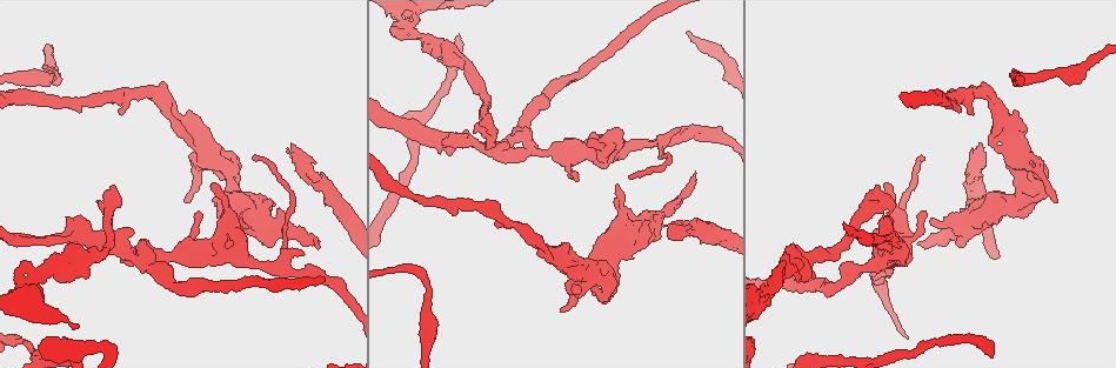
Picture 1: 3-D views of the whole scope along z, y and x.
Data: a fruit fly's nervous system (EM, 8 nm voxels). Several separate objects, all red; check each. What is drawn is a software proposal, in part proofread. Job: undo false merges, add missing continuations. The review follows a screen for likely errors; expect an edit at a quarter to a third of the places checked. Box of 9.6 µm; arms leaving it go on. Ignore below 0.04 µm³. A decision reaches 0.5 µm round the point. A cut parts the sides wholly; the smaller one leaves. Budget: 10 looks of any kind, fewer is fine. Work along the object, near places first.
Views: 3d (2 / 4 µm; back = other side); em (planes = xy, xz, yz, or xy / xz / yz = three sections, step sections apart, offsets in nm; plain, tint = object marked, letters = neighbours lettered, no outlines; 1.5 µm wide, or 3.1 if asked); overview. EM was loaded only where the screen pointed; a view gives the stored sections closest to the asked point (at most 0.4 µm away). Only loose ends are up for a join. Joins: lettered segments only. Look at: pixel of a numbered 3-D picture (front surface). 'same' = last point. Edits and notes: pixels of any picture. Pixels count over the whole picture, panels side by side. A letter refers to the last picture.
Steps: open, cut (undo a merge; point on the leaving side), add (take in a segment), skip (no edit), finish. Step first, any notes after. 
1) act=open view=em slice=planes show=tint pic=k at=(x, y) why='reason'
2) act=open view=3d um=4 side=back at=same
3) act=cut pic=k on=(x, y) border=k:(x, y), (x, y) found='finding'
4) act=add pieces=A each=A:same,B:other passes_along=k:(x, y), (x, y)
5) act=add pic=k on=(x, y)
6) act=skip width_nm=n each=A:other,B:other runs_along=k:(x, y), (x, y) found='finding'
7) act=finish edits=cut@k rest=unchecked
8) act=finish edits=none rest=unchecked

act=open view=3d um=2 pic=1 at=(458, 49) why='branch stops here'

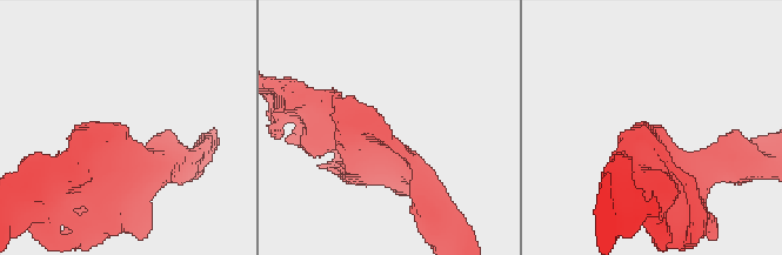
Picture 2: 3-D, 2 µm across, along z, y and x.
act=open view=em slice=planes show=letters pic=2 at=(124, 127)

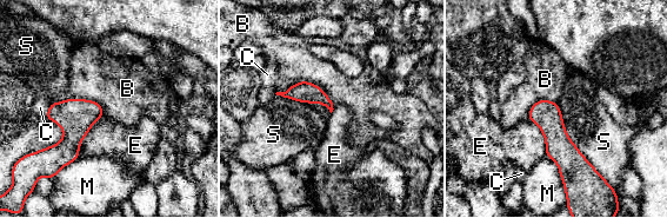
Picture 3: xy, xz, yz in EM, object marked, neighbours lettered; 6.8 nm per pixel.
act=skip each=B:other,C:other,E:other,M:other,S:other runs_along=3:(540, 103), (569, 171) found='none of them fits'

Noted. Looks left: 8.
act=open view=em slice=planes show=tint pic=1 at=(764, 293)

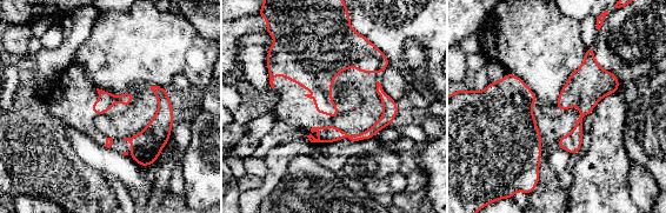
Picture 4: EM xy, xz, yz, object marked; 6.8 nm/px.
act=open view=em slice=planes show=letters at=same why='see the neighbours'

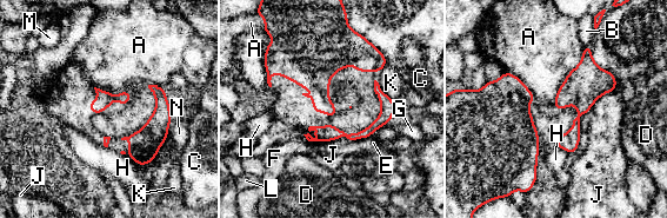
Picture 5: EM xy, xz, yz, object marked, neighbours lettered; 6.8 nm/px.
act=skip longest_contact=A:460nm each=A:other,B:other,C:other,D:other,E:other,F:other,G:other,H:other,J:other,K:other,L:other,M:other,N:other runs_along=5:(588, 48), (584, 105), (569, 150) found='continuous, no second neuron'

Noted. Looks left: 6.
act=open view=3d um=4 pic=1 at=(576, 181) why='thin end'

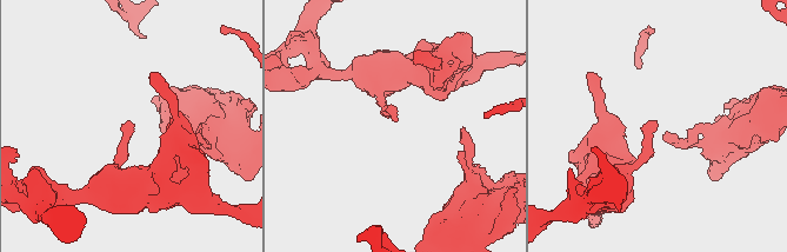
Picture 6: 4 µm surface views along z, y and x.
act=open view=em slice=xy step=4 show=tint pic=6 at=(128, 122) why='need the tissue'

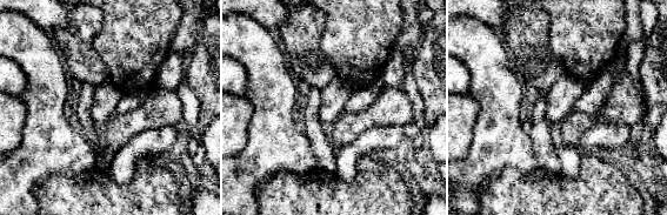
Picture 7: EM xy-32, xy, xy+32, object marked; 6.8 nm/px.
act=open view=em slice=planes show=letters at=same

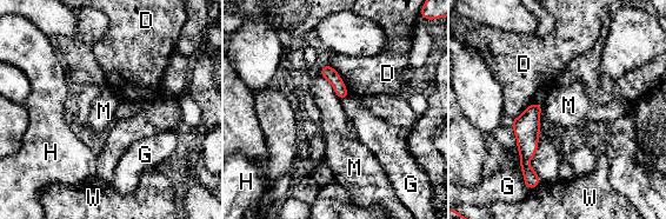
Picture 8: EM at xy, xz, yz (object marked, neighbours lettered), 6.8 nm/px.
act=skip width_nm=90 each=D:other,G:other,H:other,M:other,W:other runs_along=8:(539, 106), (527, 124), (531, 180) found='none of them fits'

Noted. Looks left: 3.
act=open view=em slice=xz step=4 show=tint pic=1 at=(195, 127) why='sudden change in width'

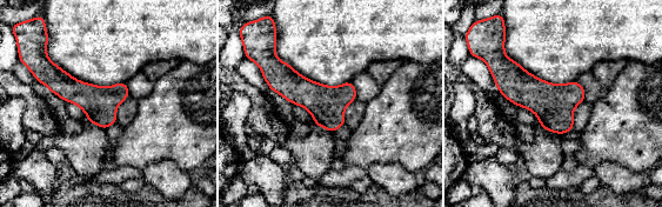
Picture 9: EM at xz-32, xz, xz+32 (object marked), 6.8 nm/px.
act=open view=em slice=planes show=letters at=same why='another direction'

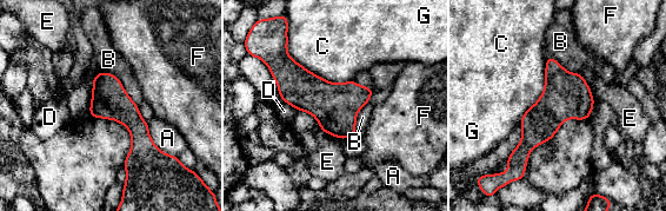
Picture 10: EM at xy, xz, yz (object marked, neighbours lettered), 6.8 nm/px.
act=skip longest_contact=C:500nm each=A:other,B:other,C:other,D:other,E:other,F:other,G:other runs_along=10:(101, 74), (138, 126), (133, 170) found='one neuron here'

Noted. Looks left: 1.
act=finish edits=none rest=unchecked

